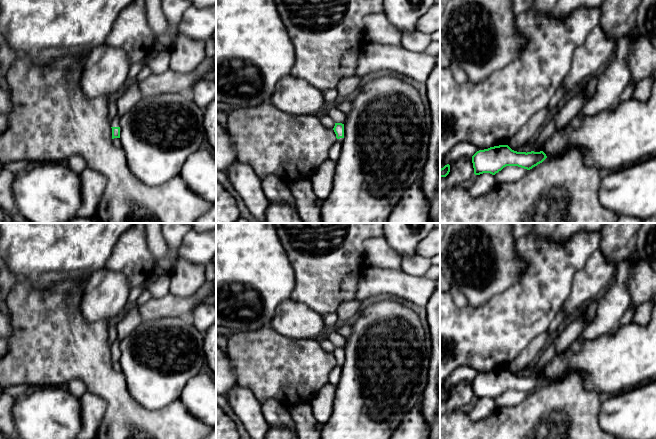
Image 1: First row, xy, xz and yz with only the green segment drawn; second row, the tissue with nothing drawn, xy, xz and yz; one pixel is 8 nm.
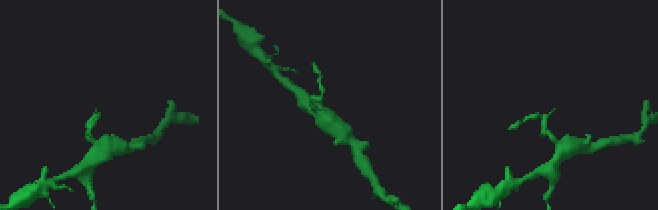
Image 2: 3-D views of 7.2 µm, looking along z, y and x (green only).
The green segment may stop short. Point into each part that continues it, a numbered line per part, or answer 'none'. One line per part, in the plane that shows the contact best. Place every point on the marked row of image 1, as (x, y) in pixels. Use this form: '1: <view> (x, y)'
1: xy (115, 122)

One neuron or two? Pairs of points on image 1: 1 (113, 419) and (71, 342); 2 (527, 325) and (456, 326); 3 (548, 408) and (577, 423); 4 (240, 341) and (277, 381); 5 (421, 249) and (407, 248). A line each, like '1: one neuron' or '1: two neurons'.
1: one neuron
2: one neuron
3: one neuron
4: one neuron
5: two neurons

